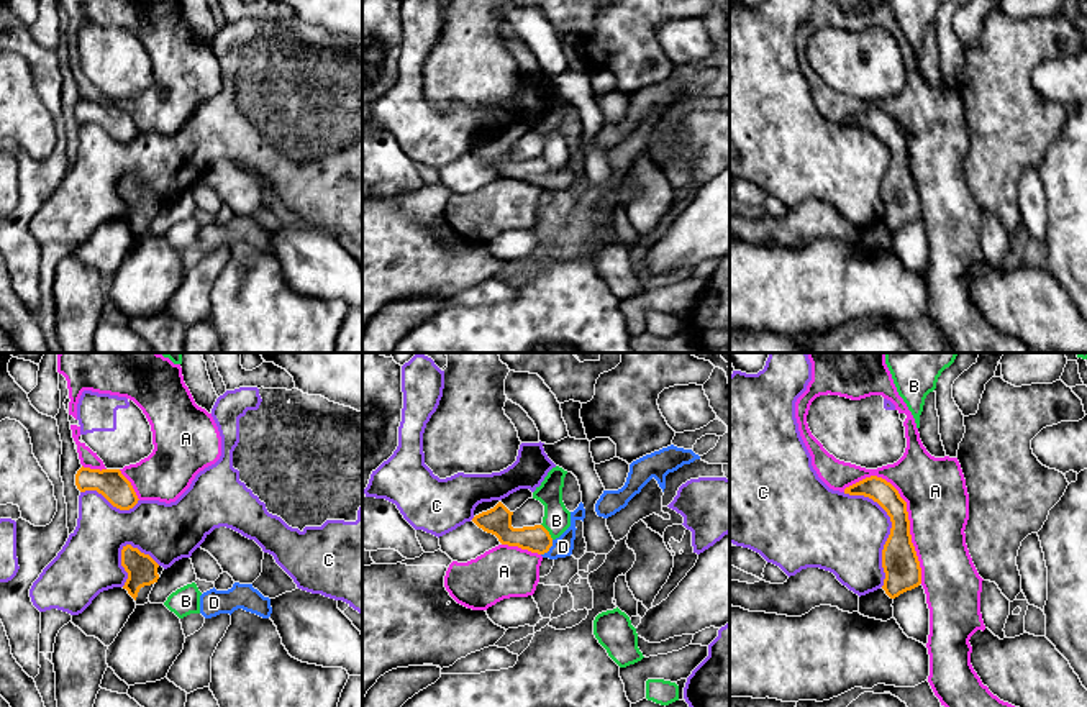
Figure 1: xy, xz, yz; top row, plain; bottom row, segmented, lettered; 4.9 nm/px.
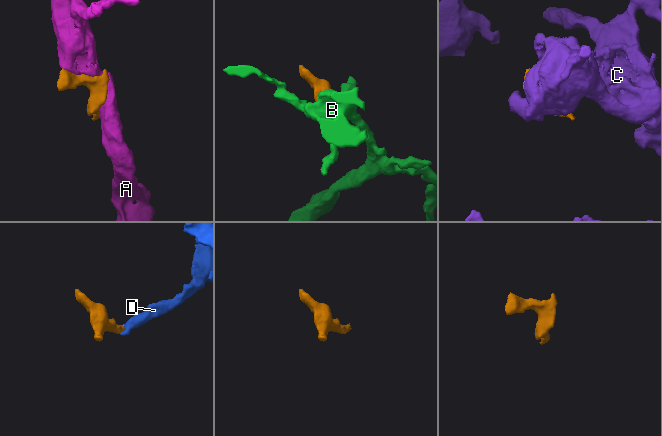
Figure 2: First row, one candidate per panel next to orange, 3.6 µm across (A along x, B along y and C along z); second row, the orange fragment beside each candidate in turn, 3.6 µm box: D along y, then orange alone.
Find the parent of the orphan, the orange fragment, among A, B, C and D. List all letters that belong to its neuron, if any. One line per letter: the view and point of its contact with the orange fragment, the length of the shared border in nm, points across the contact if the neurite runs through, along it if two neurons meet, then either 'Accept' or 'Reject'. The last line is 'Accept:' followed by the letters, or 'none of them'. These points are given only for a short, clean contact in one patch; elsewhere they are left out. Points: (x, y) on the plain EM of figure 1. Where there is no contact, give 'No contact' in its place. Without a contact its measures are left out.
A: Touches orange at yz (907, 145). Shared border 600 nm. Reject
B: Touches orange at xz (548, 164). Shared border 100 nm. Boundary: xz (541, 156), (553, 171). Reject
C: Touches orange at yz (891, 161). Shared border 500 nm. Reject
D: Touches orange at xz (550, 179). Shared border 100 nm. Path across: xz (536, 171), (550, 179), (563, 179). Accept
Accept: D

